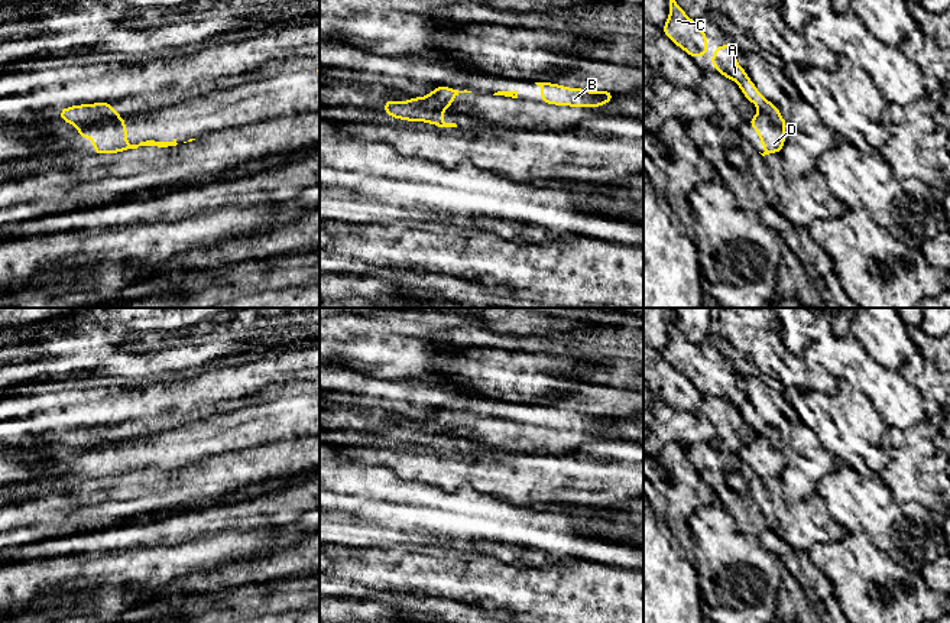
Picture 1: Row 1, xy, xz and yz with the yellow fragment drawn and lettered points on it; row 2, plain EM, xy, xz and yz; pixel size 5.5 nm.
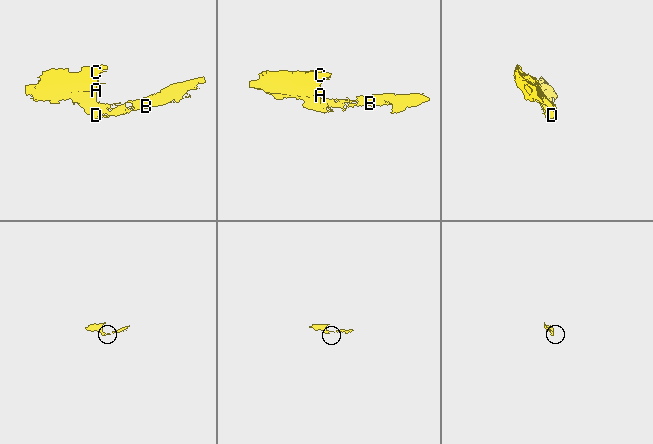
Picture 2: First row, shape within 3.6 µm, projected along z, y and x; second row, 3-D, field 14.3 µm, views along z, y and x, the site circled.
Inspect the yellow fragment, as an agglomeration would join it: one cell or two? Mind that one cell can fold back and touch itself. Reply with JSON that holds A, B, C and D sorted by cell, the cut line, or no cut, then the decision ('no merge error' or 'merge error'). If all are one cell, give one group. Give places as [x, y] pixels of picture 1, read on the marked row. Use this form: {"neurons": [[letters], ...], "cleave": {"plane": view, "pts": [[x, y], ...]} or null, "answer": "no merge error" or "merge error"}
{"neurons": [["A", "C"], ["B", "D"]], "cleave": {"plane": "xy", "pts": [[119, 117], [103, 117], [80, 126]]}, "answer": "merge error"}

